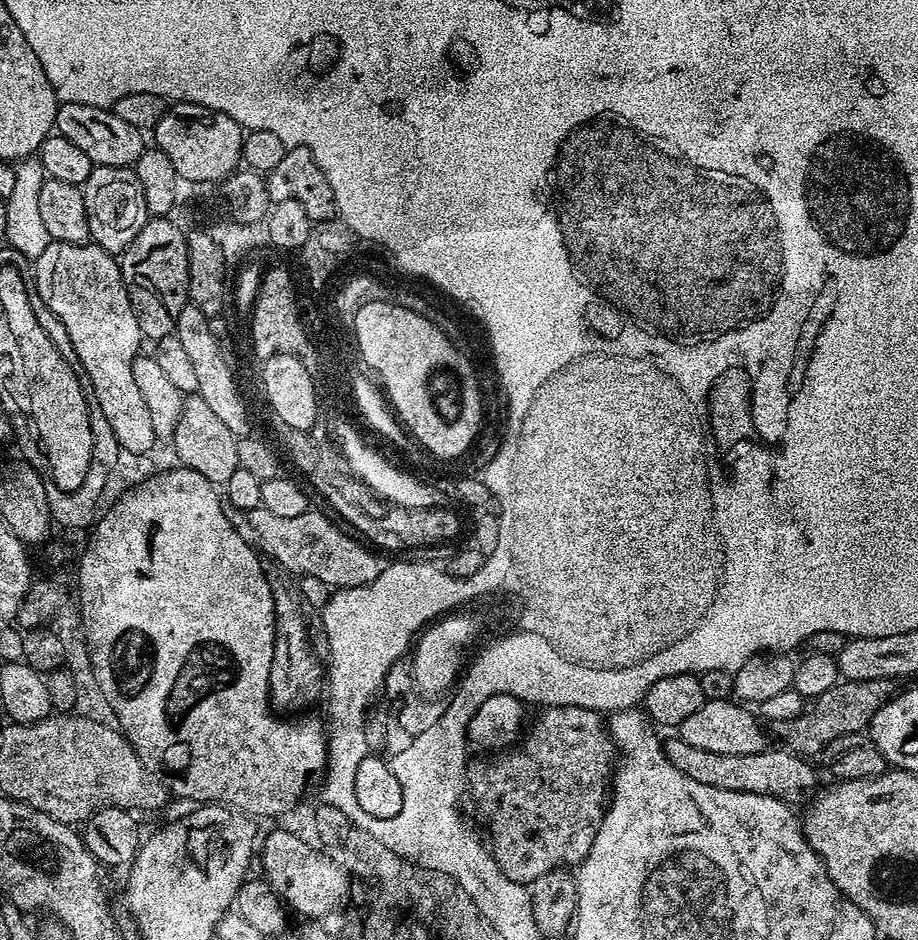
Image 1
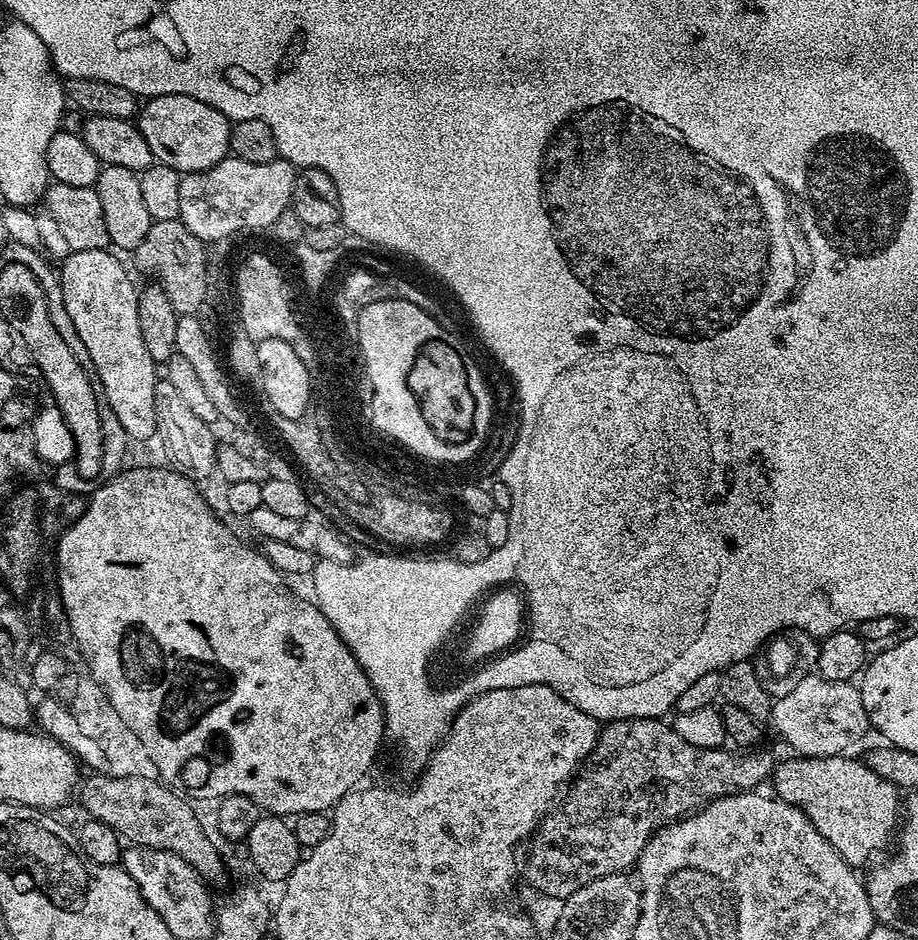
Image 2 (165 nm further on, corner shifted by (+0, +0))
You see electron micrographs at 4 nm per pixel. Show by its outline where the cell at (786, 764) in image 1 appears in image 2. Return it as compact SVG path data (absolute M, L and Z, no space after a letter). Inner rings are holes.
M848 754L797 755L792 758L796 760L784 760L781 764L779 761L770 777L770 785L772 784L771 791L775 799L784 800L790 806L800 808L806 814L806 818L814 822L818 834L822 834L822 838L826 838L826 842L830 842L830 846L834 846L834 850L842 854L844 861L860 870L875 852L880 852L888 843L889 845L893 843L894 833L902 820L902 792L890 782L886 782L886 778L878 778L878 774L874 774L874 770L870 770L863 759L851 760L850 757L851 755Z

